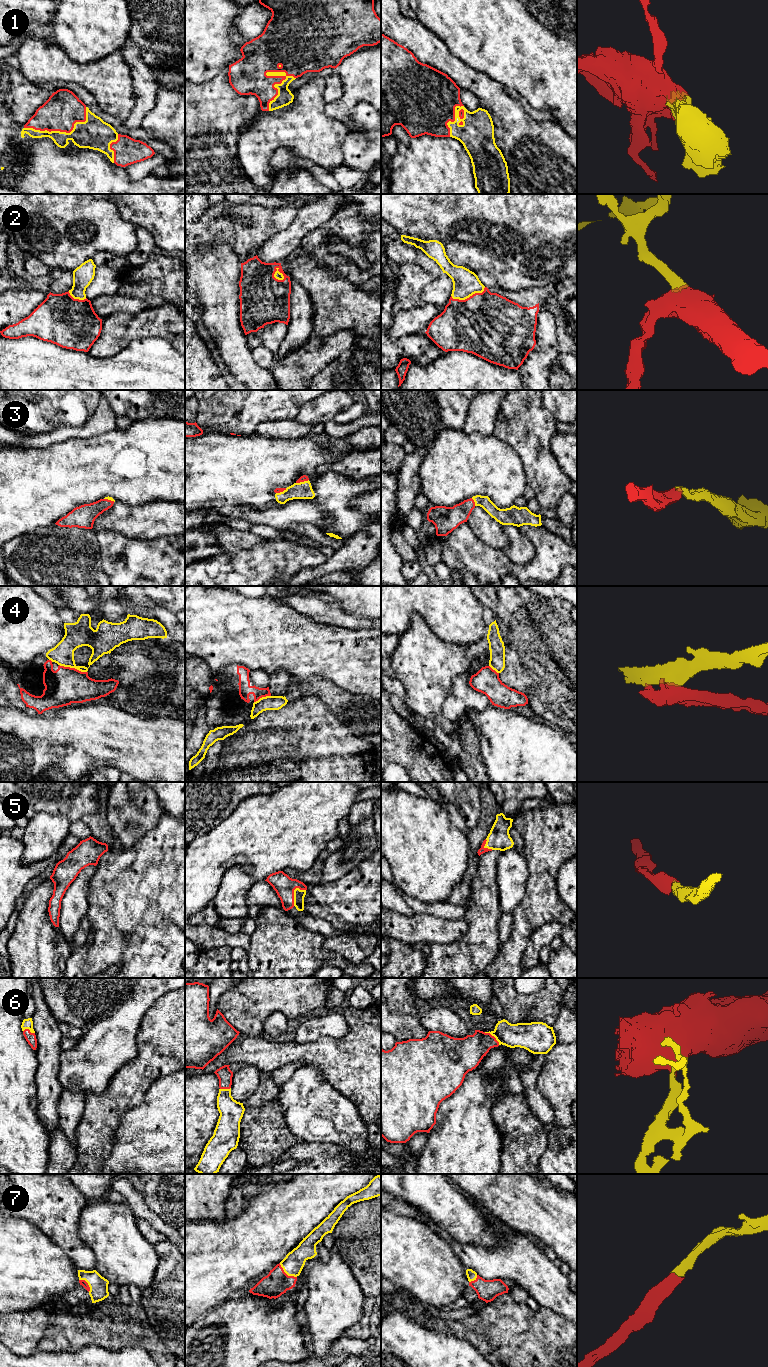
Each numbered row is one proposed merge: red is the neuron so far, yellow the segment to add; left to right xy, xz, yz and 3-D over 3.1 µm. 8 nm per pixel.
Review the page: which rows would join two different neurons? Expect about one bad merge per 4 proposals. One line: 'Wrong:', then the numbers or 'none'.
Wrong: 4

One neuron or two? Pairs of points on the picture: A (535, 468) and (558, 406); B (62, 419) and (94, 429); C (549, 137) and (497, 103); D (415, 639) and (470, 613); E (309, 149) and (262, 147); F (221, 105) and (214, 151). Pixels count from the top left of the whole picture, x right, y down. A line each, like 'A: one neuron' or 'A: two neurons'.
A: two neurons
B: two neurons
C: one neuron
D: two neurons
E: one neuron
F: one neuron

